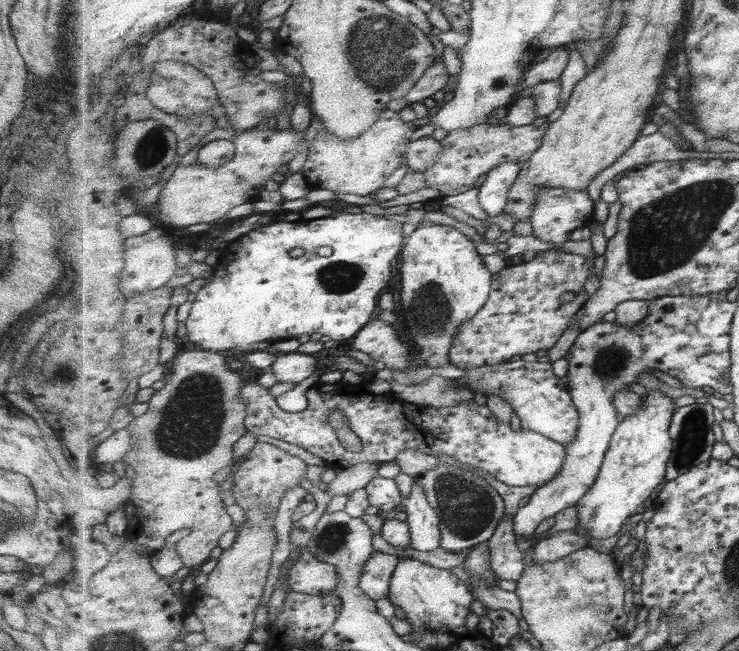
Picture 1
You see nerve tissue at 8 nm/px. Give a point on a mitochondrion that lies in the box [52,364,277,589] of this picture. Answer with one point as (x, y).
(193, 418)

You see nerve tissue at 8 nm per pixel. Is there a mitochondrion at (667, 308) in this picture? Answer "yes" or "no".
no

